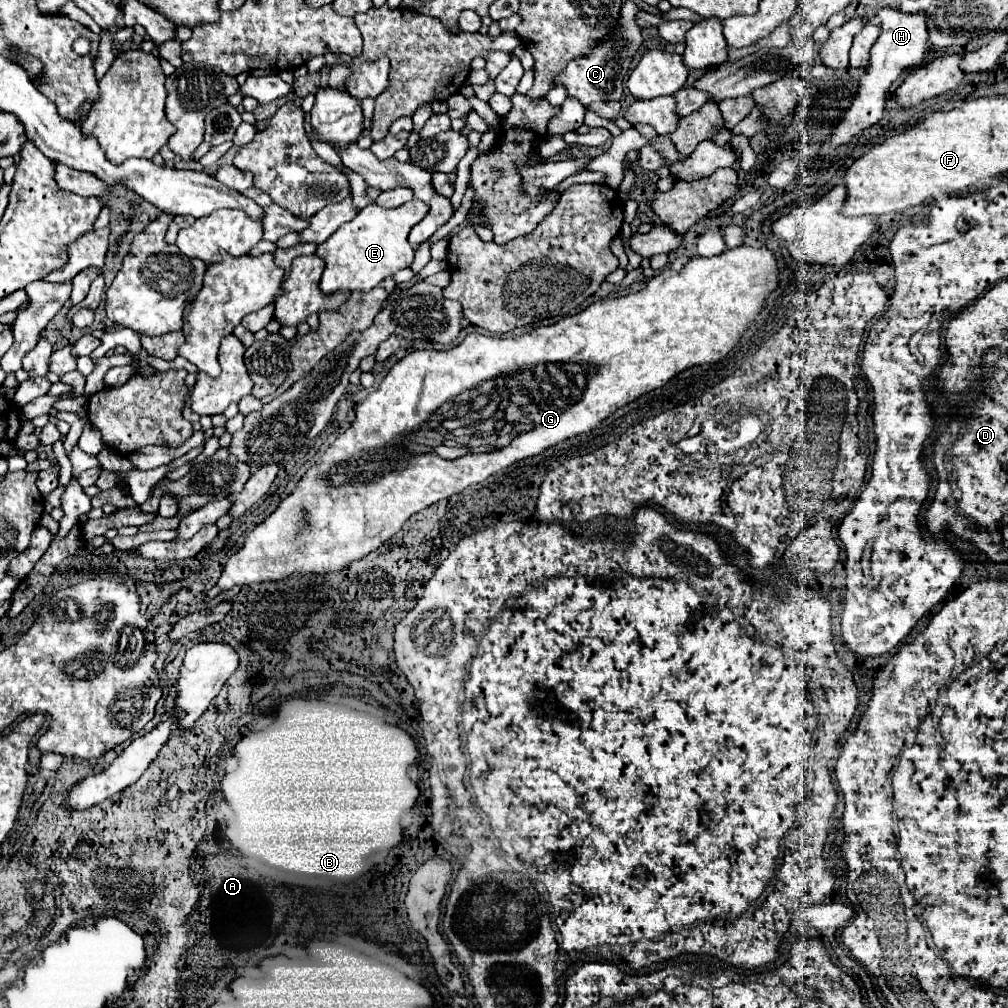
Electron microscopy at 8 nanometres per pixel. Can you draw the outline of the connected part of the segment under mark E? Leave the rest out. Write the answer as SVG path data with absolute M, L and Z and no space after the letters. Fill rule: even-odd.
M409 200L397 208L371 204L359 210L359 214L349 224L341 226L333 236L317 246L317 256L327 262L321 278L321 290L325 294L337 290L369 290L387 276L407 268L413 262L413 246L407 242L407 236L427 212L429 206L421 200Z

